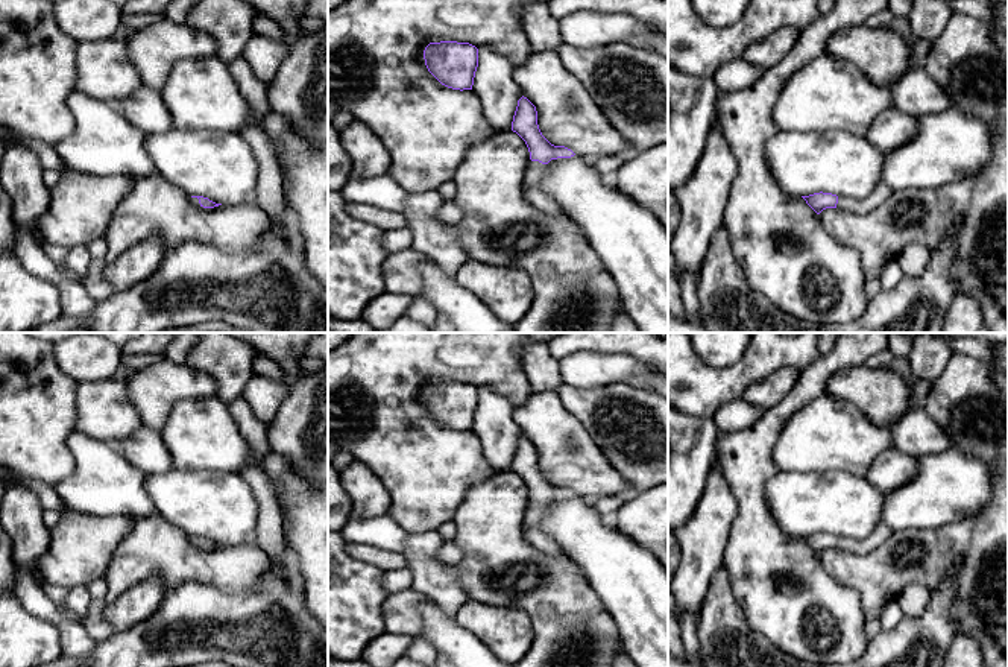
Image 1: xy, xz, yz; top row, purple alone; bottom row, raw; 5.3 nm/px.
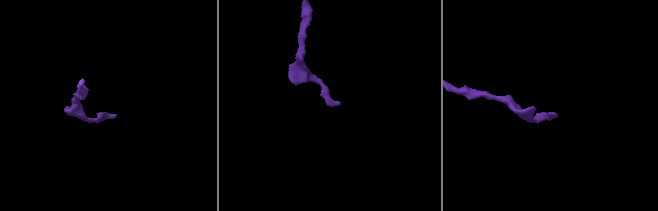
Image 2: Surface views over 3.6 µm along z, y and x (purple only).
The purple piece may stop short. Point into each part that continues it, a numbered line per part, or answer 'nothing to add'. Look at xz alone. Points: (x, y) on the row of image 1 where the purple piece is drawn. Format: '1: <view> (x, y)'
1: xz (535, 195)

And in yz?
1: yz (882, 192)

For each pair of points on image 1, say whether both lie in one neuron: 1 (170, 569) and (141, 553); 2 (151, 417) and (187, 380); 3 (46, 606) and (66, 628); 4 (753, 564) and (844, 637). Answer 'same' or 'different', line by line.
1: same
2: same
3: same
4: same

